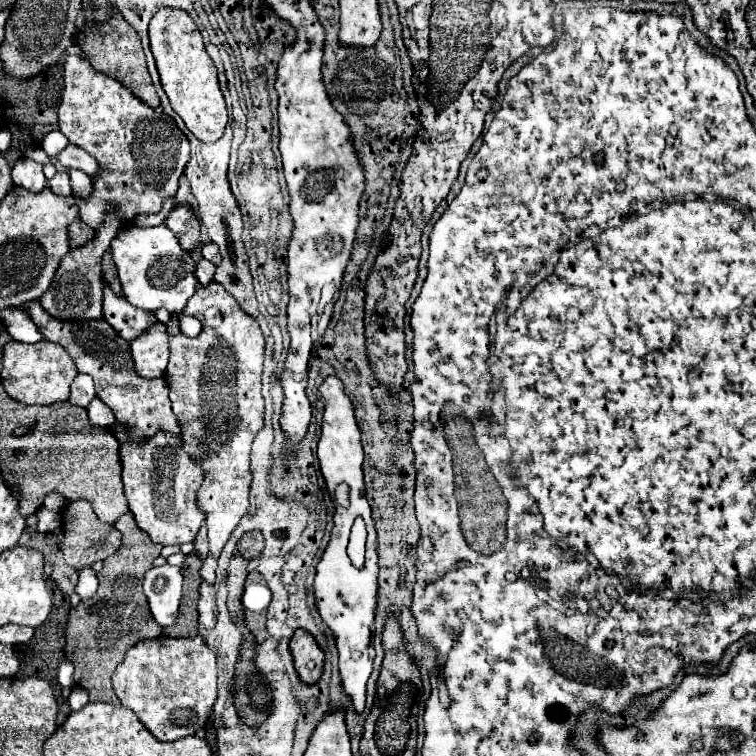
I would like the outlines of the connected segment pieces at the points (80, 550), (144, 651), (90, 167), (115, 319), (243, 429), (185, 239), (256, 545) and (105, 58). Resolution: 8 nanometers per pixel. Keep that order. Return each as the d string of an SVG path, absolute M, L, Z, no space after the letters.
M73 500L61 510L61 528L65 528L61 550L65 554L65 562L75 570L113 556L113 552L121 546L121 532L117 532L113 524L101 522L87 500Z
M201 636L139 640L113 672L113 690L159 740L173 742L205 728L217 700L217 656Z
M69 144L59 156L57 156L59 164L65 168L77 168L87 172L89 176L99 176L99 164L97 160L93 160L93 156L89 156L83 148L77 148L73 144Z
M107 286L103 300L103 318L127 342L135 340L137 336L141 336L141 332L147 332L153 324L159 322L153 312L145 312L131 306L125 298L117 298Z
M217 282L199 288L189 298L183 314L195 316L203 328L199 336L187 338L179 328L179 316L171 316L167 324L169 364L165 380L171 390L171 406L181 426L185 450L195 460L199 454L199 464L205 470L197 498L209 528L209 554L199 574L207 584L215 584L217 558L233 528L249 510L249 452L257 432L263 428L261 374L265 340L257 320L245 314L237 300Z
M177 204L165 220L165 226L175 232L181 248L185 252L201 250L201 224L197 220L197 214L187 204Z
M247 532L247 534L243 534L241 540L239 540L239 544L237 544L239 554L245 556L247 560L257 558L259 556L259 550L263 546L263 540L259 540L259 538L261 538L259 532Z
M121 16L111 18L107 24L95 28L95 30L85 28L85 32L87 32L87 38L85 38L85 44L81 46L81 50L83 50L83 56L93 64L93 68L97 72L103 72L107 76L117 78L135 96L139 96L145 104L149 104L151 108L157 108L161 102L159 102L159 96L153 88L151 76L147 72L147 62L145 62L145 54L143 54L143 48L141 48L141 38L137 36L137 32Z

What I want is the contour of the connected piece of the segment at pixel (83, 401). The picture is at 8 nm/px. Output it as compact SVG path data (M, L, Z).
M79 374L73 384L71 384L71 396L69 402L77 404L81 408L87 408L89 402L95 398L95 388L93 388L93 378L87 374Z

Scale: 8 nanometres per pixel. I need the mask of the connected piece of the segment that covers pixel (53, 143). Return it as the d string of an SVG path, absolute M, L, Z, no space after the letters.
M55 130L55 132L49 132L49 134L43 138L41 148L43 148L51 158L55 158L57 152L61 152L67 144L69 144L69 140L65 138L65 134L61 134L59 130Z

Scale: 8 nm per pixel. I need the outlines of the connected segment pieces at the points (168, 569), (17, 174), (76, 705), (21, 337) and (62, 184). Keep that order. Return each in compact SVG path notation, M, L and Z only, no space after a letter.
M155 566L145 574L143 582L145 596L149 600L149 610L155 622L163 628L173 626L179 616L183 574L177 566Z
M23 158L13 166L13 182L31 192L41 192L47 186L47 180L43 176L43 166L29 158Z
M73 686L71 696L69 696L71 710L81 710L87 702L89 702L89 692L85 692L85 688L81 688L81 686Z
M9 308L3 312L3 322L7 326L7 332L17 342L41 342L45 340L41 336L41 330L37 324L33 324L33 318L25 312L25 308Z
M65 170L57 172L51 180L49 180L49 188L59 194L59 196L69 196L71 194L71 184L69 184L69 174Z

